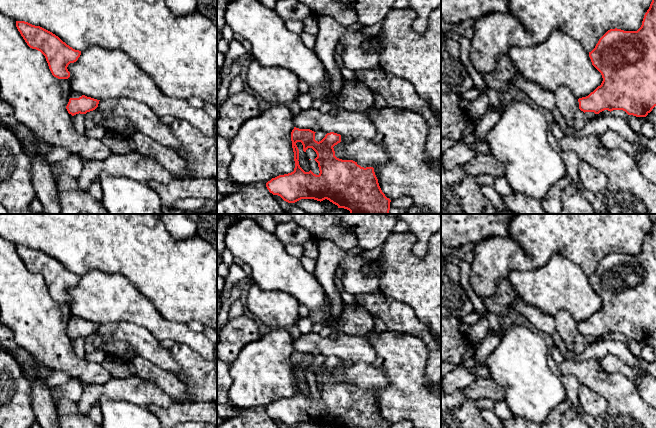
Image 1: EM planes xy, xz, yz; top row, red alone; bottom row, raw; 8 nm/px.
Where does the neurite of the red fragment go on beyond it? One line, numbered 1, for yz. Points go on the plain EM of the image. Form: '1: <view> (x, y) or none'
1: none

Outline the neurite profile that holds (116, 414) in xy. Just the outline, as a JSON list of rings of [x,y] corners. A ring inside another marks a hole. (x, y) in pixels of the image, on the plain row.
[[[103,397],[103,428],[162,428],[158,417],[145,406]]]

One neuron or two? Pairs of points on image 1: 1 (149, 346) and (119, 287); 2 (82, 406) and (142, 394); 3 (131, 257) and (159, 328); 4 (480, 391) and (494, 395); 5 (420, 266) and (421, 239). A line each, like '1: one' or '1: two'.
1: two
2: one
3: two
4: one
5: two

